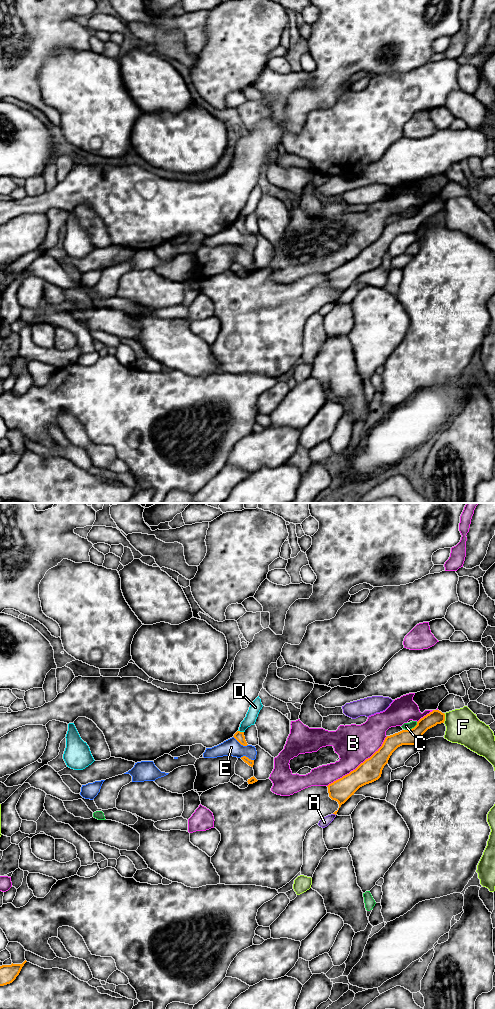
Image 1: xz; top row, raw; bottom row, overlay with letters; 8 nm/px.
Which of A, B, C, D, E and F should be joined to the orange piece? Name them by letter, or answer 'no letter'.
no letter

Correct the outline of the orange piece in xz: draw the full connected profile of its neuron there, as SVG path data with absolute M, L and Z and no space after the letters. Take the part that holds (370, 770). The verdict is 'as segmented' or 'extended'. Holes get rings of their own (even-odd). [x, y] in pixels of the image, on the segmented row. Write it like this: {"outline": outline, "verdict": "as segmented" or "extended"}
{"outline": "M433 710L421 718L414 728L387 736L382 746L370 758L349 774L327 786L329 797L337 801L340 808L360 787L381 777L384 766L398 747L417 744L428 729L444 721L445 714L439 710Z", "verdict": "as segmented"}

